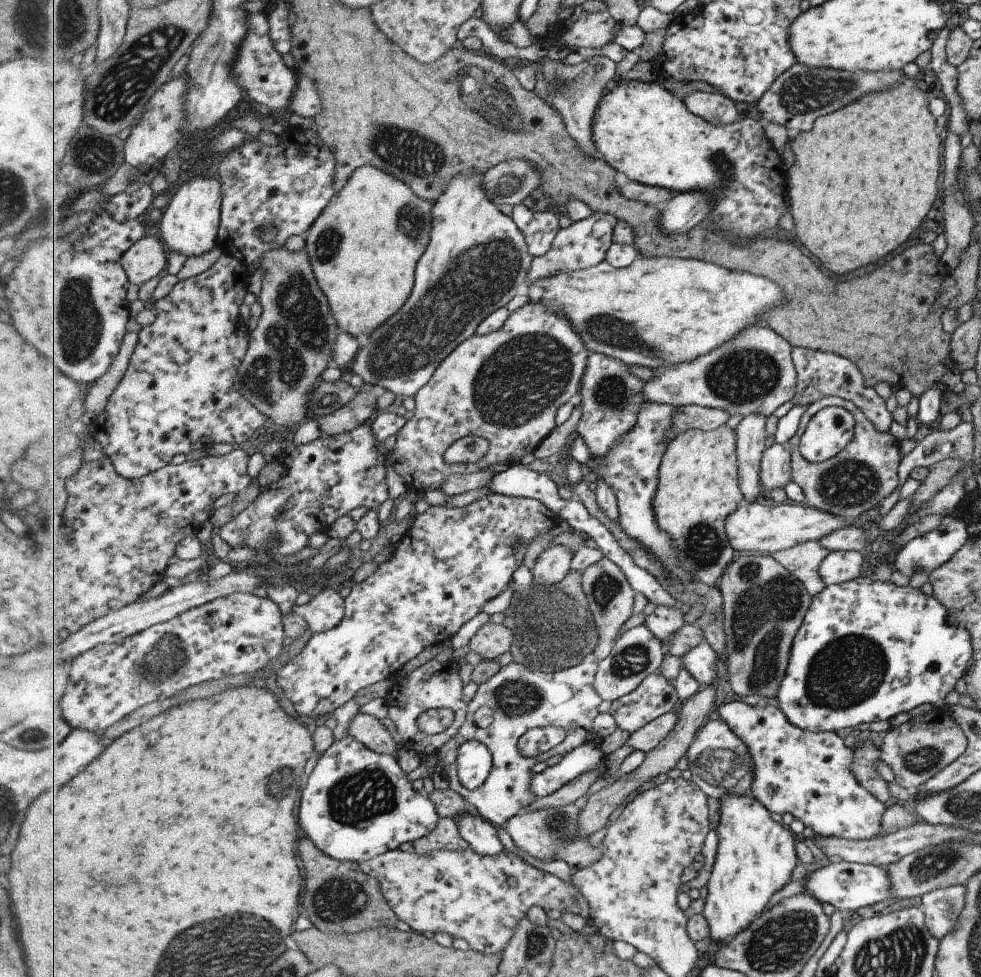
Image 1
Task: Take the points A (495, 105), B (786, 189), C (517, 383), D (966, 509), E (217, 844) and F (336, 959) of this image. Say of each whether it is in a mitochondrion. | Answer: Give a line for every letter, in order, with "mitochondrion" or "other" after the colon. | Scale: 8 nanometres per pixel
A: mitochondrion
B: other
C: mitochondrion
D: other
E: other
F: other

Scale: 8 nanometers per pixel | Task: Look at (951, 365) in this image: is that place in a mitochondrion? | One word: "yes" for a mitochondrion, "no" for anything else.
no

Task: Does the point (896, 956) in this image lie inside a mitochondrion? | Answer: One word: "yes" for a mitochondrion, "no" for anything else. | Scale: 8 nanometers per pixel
yes

